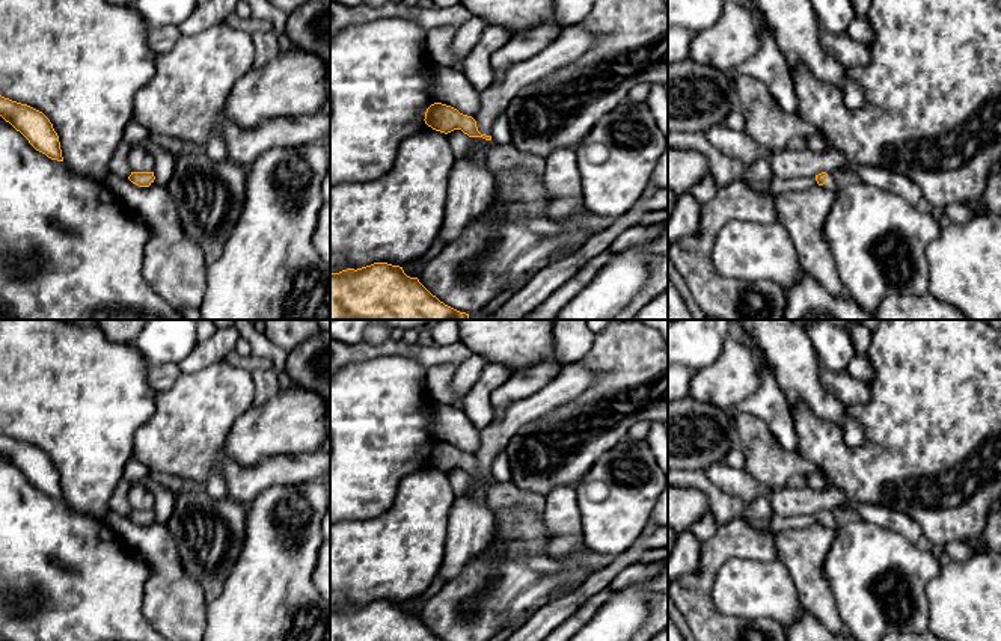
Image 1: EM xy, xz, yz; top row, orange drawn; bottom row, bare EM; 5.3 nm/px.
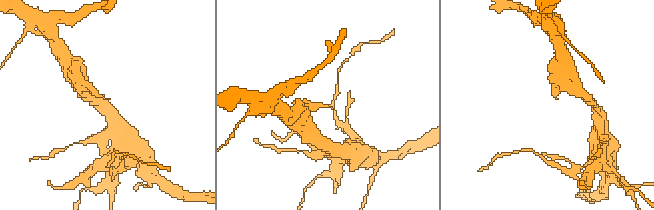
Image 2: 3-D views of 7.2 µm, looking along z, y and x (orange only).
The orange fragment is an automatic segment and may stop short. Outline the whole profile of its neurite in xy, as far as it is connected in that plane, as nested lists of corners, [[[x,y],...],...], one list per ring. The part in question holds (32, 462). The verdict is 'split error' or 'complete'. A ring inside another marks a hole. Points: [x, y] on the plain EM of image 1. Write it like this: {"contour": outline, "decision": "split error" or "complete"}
{"contour": [[[0,433],[0,454],[51,498],[63,499],[59,474],[39,448]]], "decision": "complete"}

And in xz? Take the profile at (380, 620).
{"contour": [[[374,600],[362,606],[330,611],[330,641],[443,641],[418,615],[410,615],[403,605]]], "decision": "complete"}

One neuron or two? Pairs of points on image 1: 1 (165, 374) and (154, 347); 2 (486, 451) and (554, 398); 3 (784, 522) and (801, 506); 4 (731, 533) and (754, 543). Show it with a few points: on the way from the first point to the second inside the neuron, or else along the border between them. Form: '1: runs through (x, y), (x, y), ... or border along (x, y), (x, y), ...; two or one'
1: border along (177, 362), (163, 362), (151, 368); two
2: runs through (501, 433), (523, 410), (535, 406); one
3: border along (775, 513), (814, 515); two
4: runs through (737, 539), (748, 543); one

